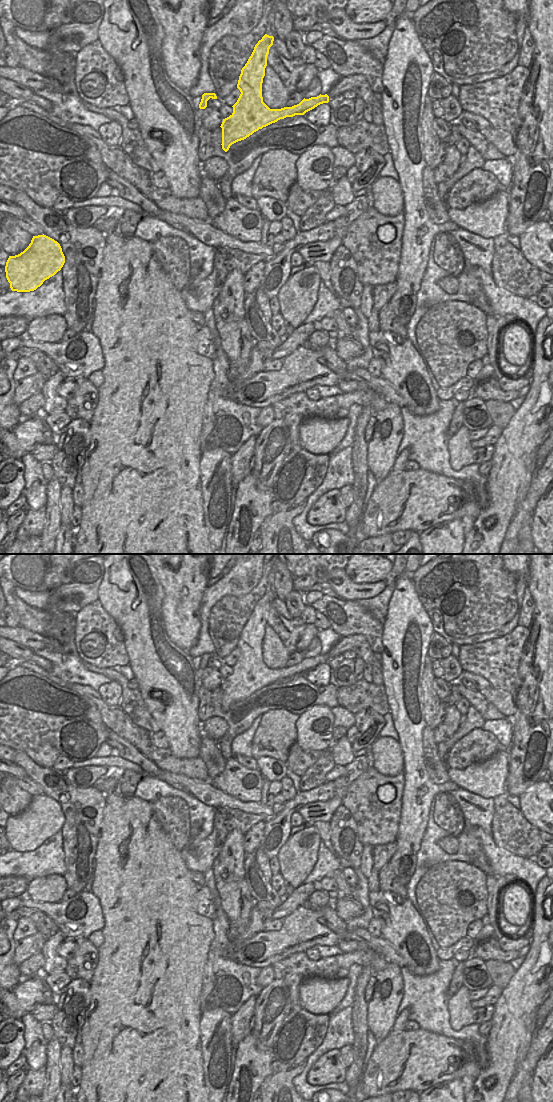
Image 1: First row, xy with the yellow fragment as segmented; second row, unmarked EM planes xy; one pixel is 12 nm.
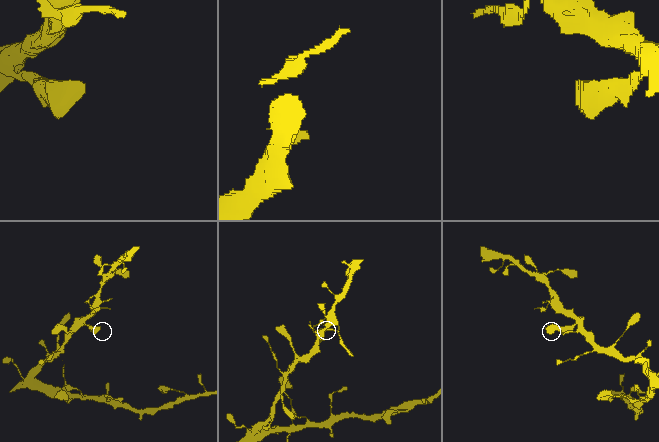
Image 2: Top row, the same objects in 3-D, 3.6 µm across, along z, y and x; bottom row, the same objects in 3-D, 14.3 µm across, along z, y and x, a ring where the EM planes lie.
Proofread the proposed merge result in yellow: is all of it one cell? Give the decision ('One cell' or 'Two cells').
Two cells

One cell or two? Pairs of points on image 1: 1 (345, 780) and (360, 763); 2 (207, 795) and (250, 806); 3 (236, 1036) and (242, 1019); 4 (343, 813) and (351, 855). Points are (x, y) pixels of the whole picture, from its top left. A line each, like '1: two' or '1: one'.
1: one
2: one
3: one
4: one

